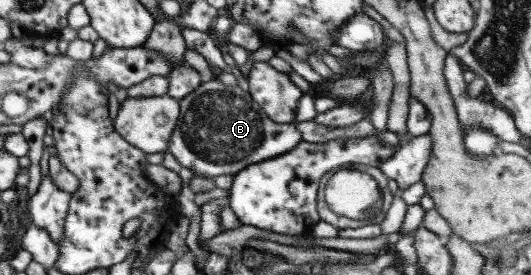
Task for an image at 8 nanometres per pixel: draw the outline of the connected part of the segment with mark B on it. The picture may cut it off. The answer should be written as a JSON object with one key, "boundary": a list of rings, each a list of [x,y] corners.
{"boundary":[[[217,79],[202,82],[191,94],[181,98],[179,104],[179,120],[171,134],[168,151],[183,168],[187,167],[191,172],[197,172],[205,178],[217,178],[221,174],[234,177],[235,174],[239,174],[239,170],[285,154],[303,141],[301,131],[295,127],[295,124],[271,120],[248,92],[239,86],[227,86]]]}

